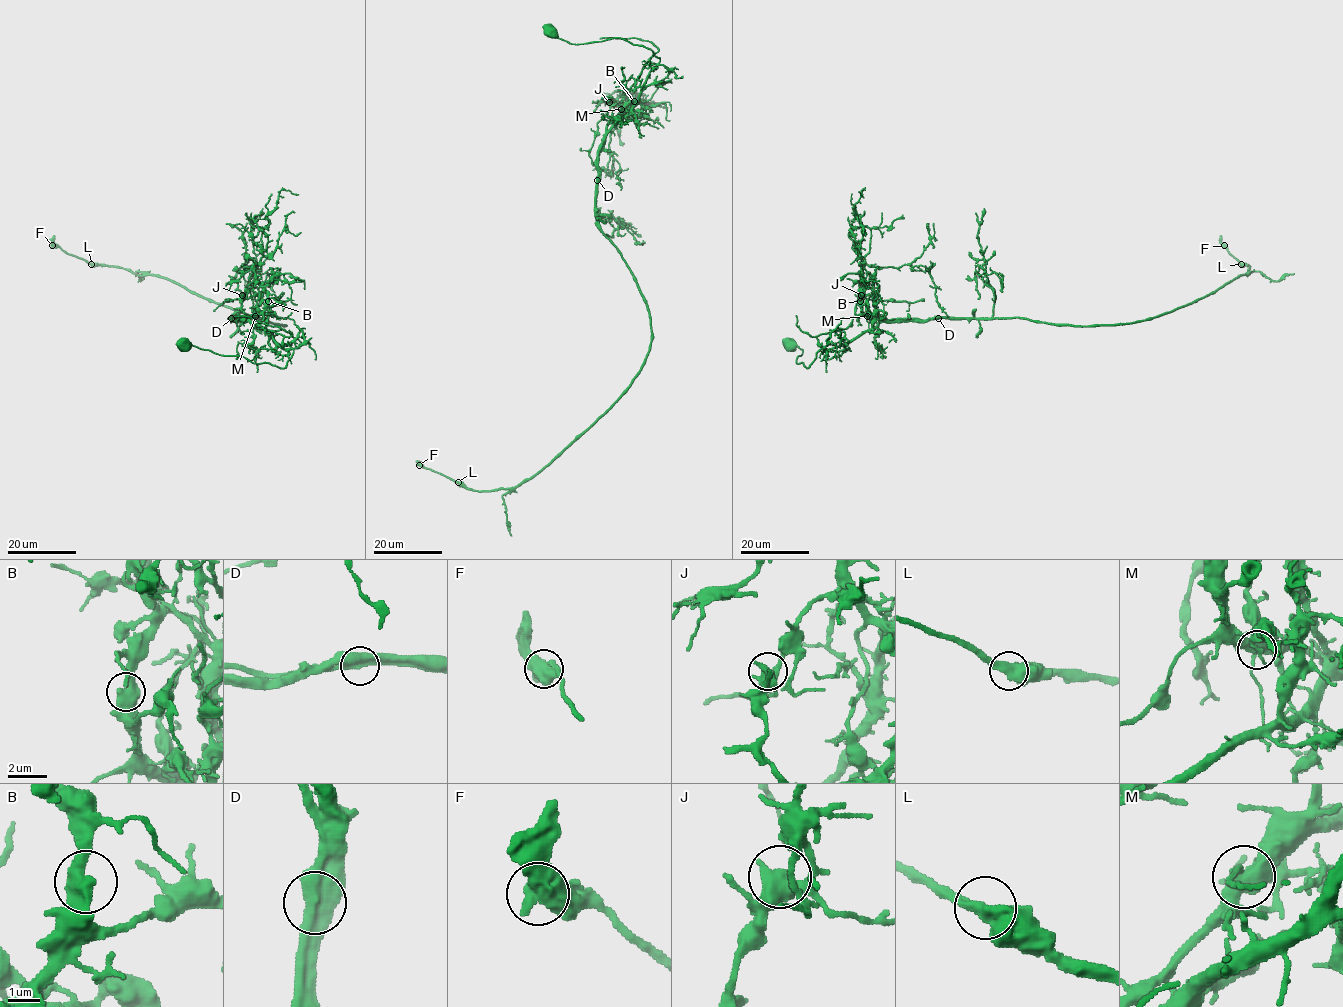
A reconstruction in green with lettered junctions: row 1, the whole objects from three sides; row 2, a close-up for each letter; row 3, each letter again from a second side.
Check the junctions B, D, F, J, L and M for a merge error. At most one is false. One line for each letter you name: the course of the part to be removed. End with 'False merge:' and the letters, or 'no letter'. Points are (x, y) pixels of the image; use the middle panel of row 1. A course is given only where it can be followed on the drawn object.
D: (598, 180), (596, 162), (605, 127), (633, 103), (620, 104), (623, 115), (609, 147), (620, 168), (621, 190)
False merge: D

